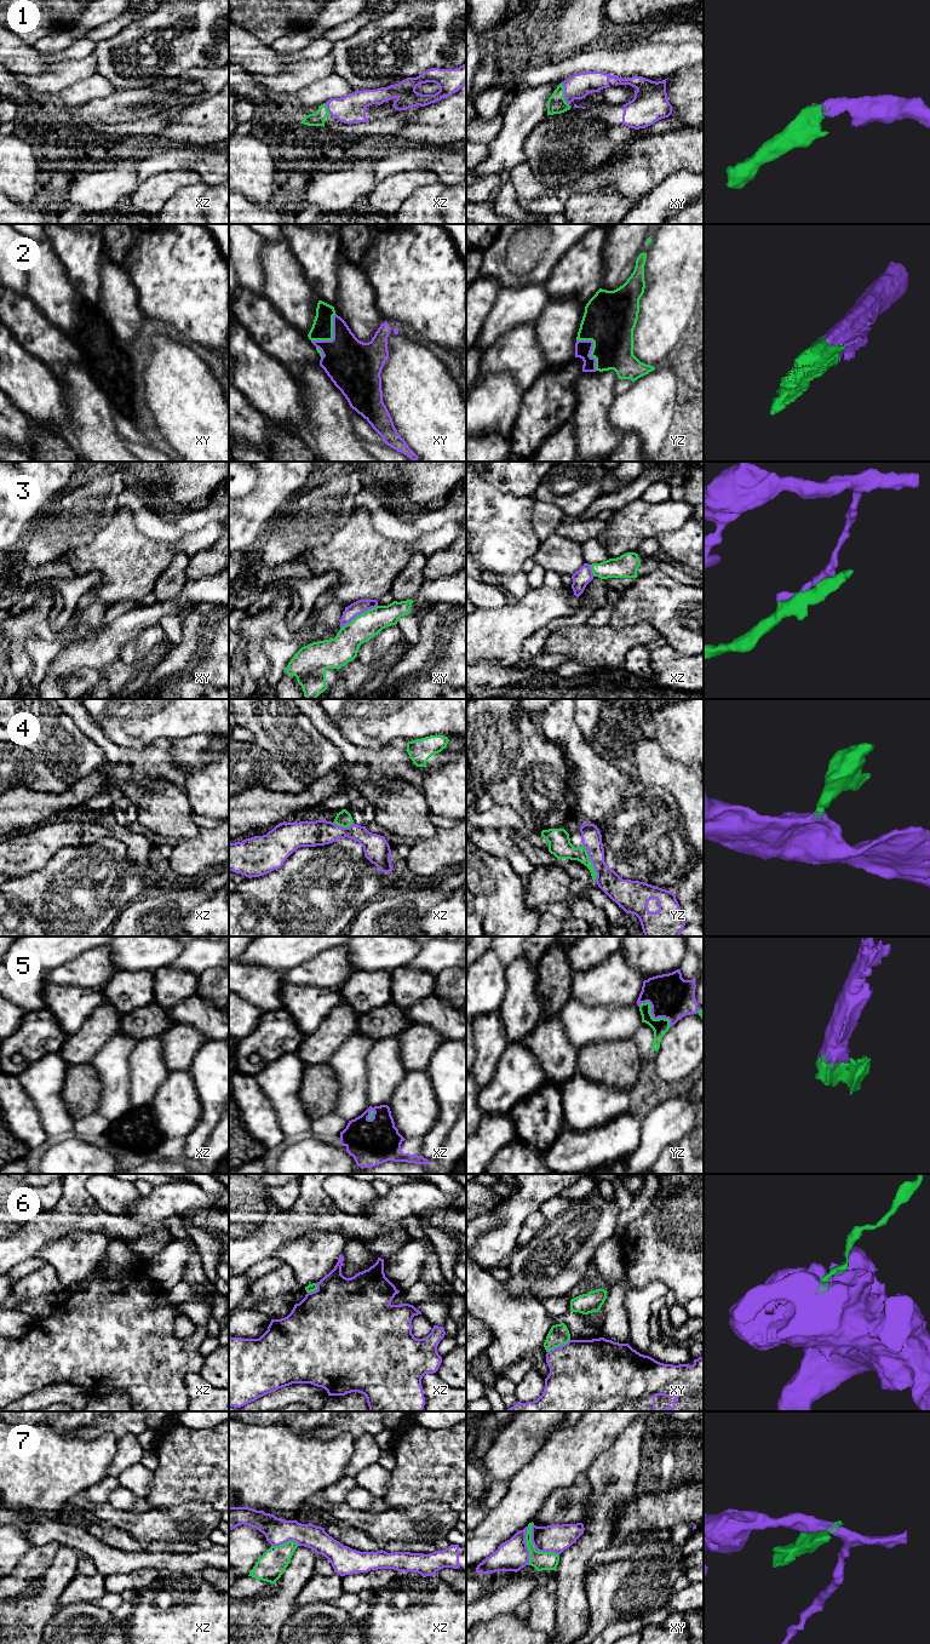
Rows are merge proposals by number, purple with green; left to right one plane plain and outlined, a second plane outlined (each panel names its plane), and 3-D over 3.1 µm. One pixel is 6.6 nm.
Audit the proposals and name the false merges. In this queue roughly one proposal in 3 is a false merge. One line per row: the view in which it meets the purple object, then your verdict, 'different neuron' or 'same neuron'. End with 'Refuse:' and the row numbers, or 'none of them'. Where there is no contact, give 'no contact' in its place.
1: contact in xy; same neuron
2: contact in yz; same neuron
3: contact in xy; different neuron
4: contact in yz; same neuron
5: contact in yz; same neuron
6: contact in xy; same neuron
7: contact in xy; different neuron
Refuse: 3, 7

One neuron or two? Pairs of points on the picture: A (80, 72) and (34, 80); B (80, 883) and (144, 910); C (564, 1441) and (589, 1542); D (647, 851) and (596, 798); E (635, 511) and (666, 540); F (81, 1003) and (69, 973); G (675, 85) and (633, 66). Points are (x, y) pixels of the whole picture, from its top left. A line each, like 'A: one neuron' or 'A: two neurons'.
A: one neuron
B: two neurons
C: two neurons
D: one neuron
E: two neurons
F: two neurons
G: two neurons

